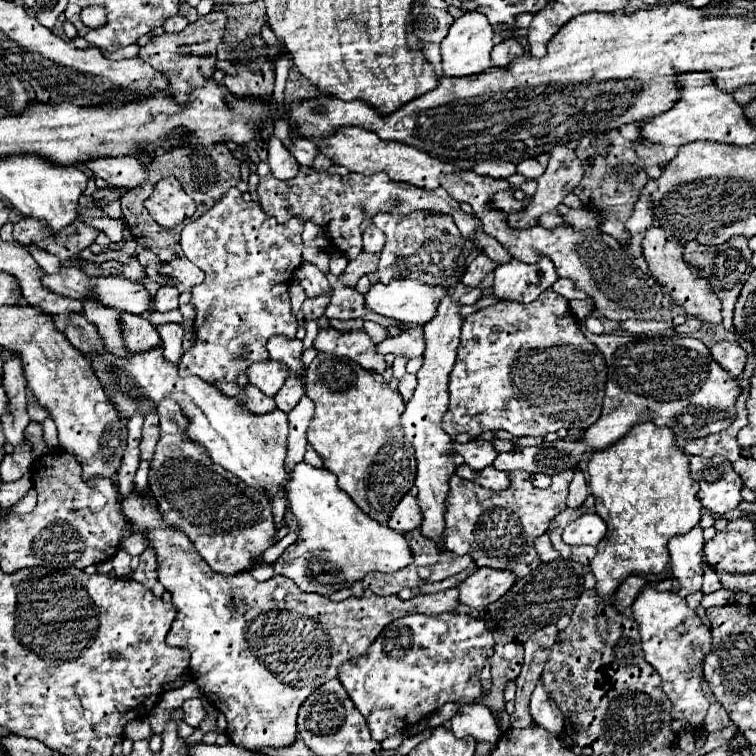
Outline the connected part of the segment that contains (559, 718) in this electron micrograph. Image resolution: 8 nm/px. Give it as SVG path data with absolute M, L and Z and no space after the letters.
M539 680L533 694L531 694L531 716L537 722L537 726L559 734L563 730L563 714L557 708L557 704L549 698L543 682Z

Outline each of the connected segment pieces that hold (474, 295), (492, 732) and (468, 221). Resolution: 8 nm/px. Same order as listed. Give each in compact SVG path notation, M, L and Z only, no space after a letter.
M494 272L487 274L479 288L474 288L468 293L466 293L466 286L463 286L462 282L455 287L427 288L427 284L419 284L417 280L391 280L389 284L381 284L381 282L371 284L369 292L363 294L363 298L365 298L365 308L371 310L371 312L377 312L377 314L387 316L387 318L395 318L395 320L405 322L405 324L423 326L423 324L427 324L435 316L435 310L437 310L437 306L443 300L445 294L455 298L461 306L473 305L477 302L477 298L482 297L483 288L490 288L493 283Z
M463 704L451 718L451 732L457 738L473 736L477 742L489 744L497 744L501 736L497 720L483 704Z
M301 166L299 174L291 180L277 180L273 176L265 176L259 180L257 186L259 194L259 204L267 216L275 216L279 222L289 220L291 216L299 216L303 220L313 220L319 226L327 226L327 232L331 236L333 248L341 248L343 254L351 260L359 256L361 252L361 234L359 226L363 220L373 218L379 212L397 212L397 214L407 214L413 210L431 210L431 212L443 212L451 214L455 218L455 224L459 228L465 239L472 239L479 248L485 250L491 260L497 260L497 264L511 262L513 256L507 252L503 244L499 244L493 236L487 236L481 230L481 221L478 218L464 213L459 204L443 190L421 190L411 184L403 182L393 182L387 174L379 172L373 176L365 174L329 174L327 170L315 170L315 168L305 168Z

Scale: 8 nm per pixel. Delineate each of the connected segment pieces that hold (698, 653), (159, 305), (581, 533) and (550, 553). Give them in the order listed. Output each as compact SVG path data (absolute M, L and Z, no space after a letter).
M651 586L643 588L633 602L633 616L639 624L645 660L661 676L663 692L673 704L671 718L687 722L691 726L691 732L703 732L709 700L705 698L701 684L703 660L711 648L711 630L701 622L695 610L691 610L681 596L677 596L675 592L657 592Z
M161 286L155 294L155 308L163 314L177 310L177 298L179 298L179 292L173 286Z
M587 514L581 516L579 520L567 524L567 528L563 530L563 540L567 544L589 544L589 546L597 546L601 542L601 538L605 536L607 528L605 522L601 520L601 516L597 514Z
M543 534L543 536L539 536L539 538L535 540L535 548L537 548L537 554L539 554L539 558L541 558L543 562L551 562L551 560L559 558L559 552L551 546L547 534Z

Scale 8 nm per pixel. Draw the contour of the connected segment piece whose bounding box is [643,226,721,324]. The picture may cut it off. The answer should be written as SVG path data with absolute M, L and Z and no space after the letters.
M651 226L647 230L647 236L643 238L643 256L647 260L647 270L665 288L671 302L701 322L721 324L721 302L719 302L719 298L711 292L707 282L697 276L695 268L687 268L687 264L683 264L681 252L683 252L683 244L679 240L671 238L671 234L667 234L663 228Z

